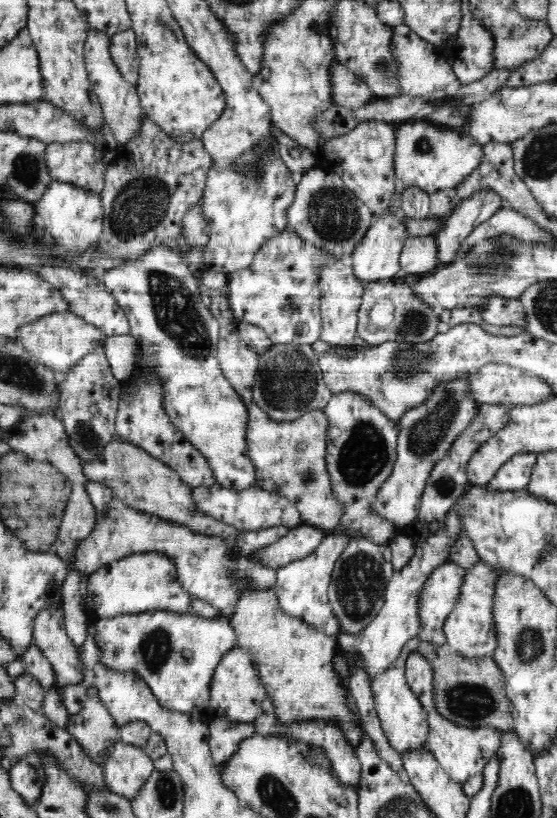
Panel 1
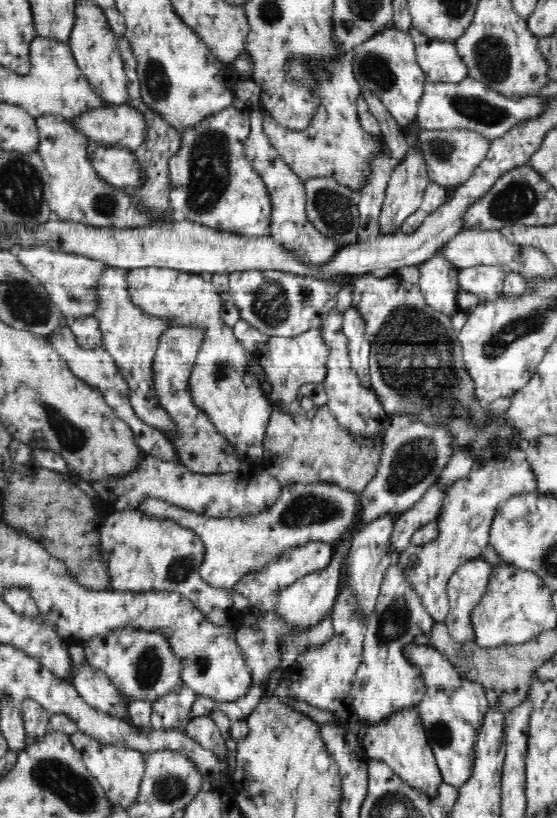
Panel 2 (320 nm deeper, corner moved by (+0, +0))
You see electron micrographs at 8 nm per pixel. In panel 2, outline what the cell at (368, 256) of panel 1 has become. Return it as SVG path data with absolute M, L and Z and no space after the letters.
M412 145L406 156L394 164L378 220L380 233L398 231L408 216L421 209L423 194L430 179L424 157L420 154L422 149Z

